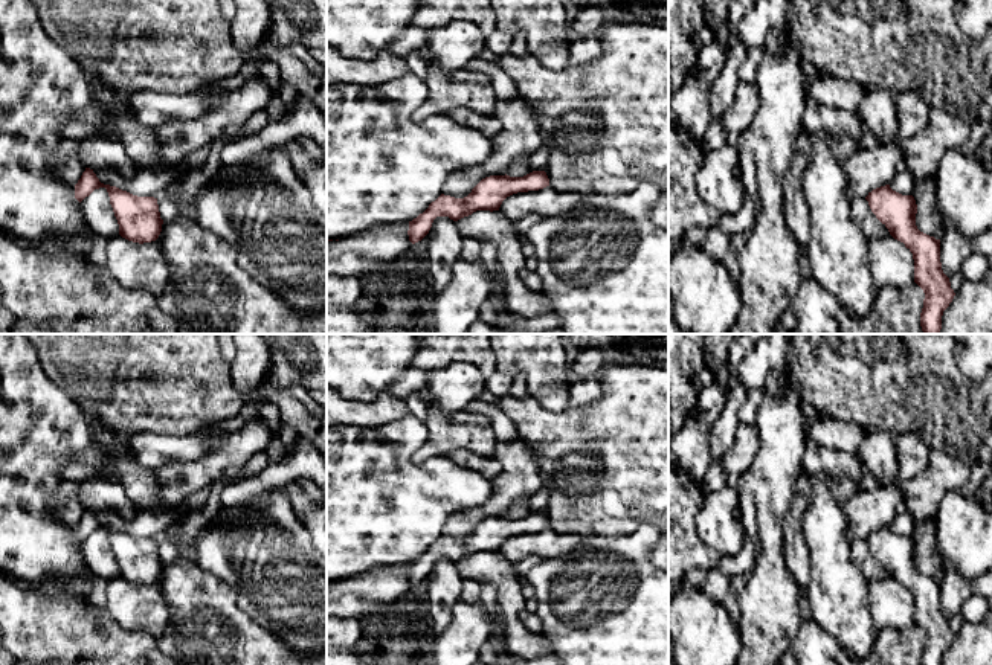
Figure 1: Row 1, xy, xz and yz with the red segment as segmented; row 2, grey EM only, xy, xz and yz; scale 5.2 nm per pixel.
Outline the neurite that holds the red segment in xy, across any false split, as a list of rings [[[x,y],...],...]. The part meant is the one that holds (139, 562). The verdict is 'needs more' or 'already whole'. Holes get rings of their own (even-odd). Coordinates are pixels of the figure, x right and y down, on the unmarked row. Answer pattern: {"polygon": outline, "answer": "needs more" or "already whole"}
{"polygon": [[[85,509],[75,526],[75,540],[81,545],[99,529],[105,529],[108,534],[122,580],[139,586],[159,580],[163,561],[160,560],[157,540],[137,538],[116,528],[104,526],[90,509]]], "answer": "already whole"}

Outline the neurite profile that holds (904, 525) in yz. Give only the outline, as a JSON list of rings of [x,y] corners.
[[[905,511],[897,512],[890,525],[890,529],[902,537],[911,537],[914,528],[916,528],[914,519]]]

